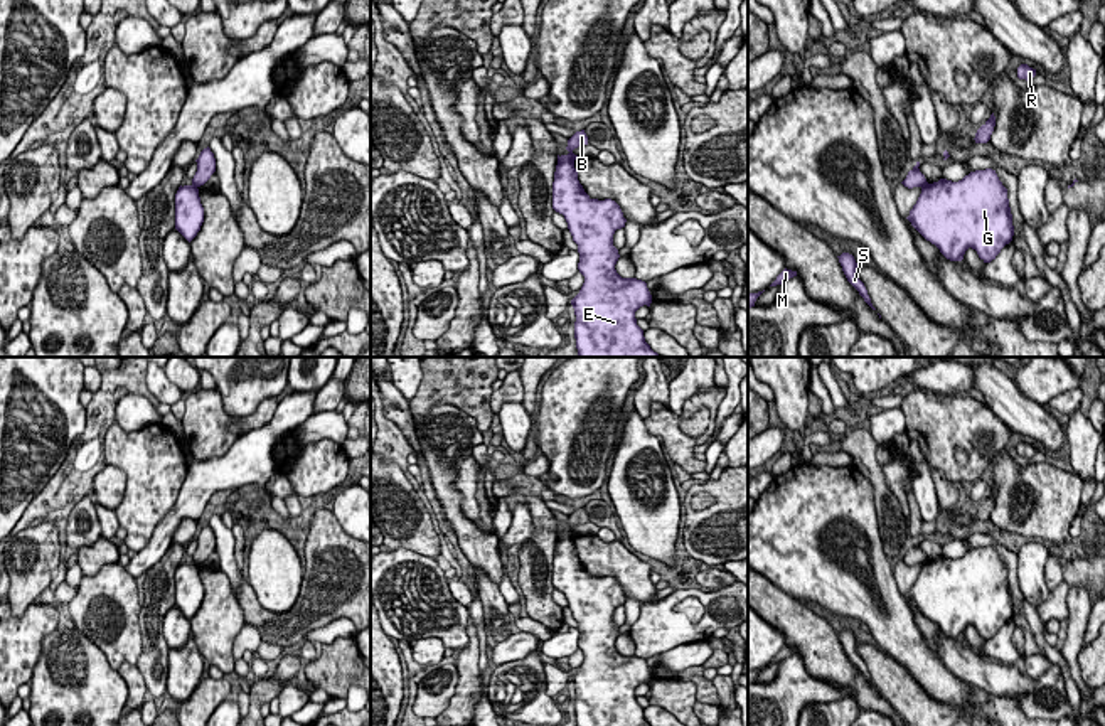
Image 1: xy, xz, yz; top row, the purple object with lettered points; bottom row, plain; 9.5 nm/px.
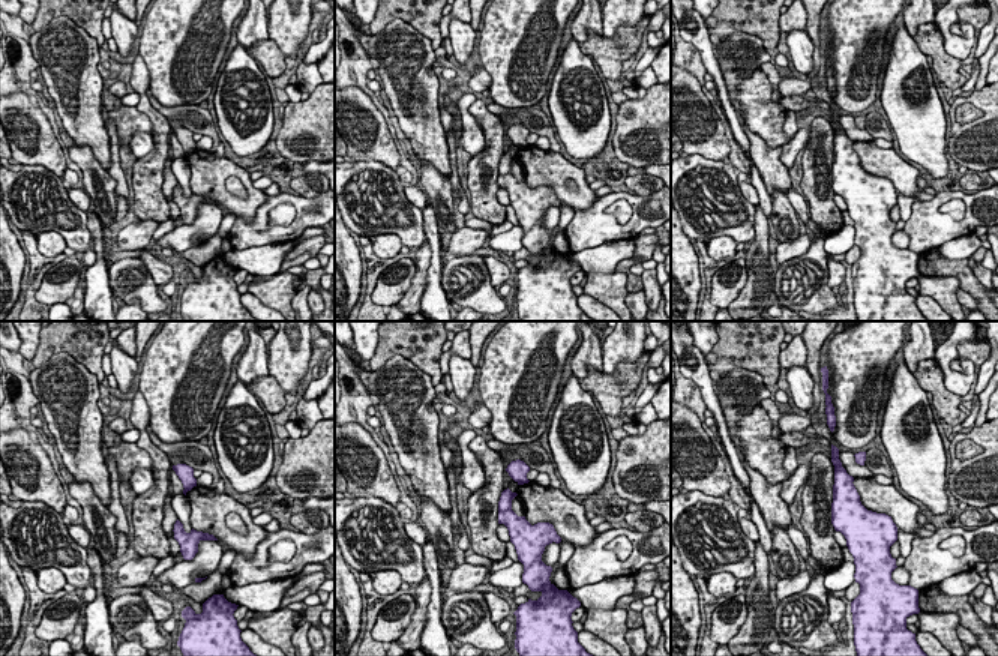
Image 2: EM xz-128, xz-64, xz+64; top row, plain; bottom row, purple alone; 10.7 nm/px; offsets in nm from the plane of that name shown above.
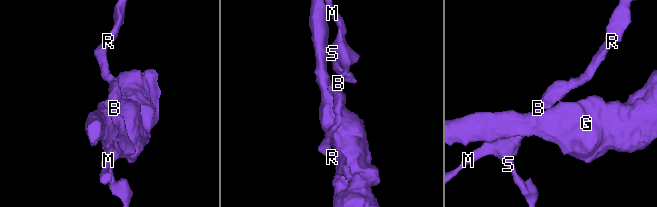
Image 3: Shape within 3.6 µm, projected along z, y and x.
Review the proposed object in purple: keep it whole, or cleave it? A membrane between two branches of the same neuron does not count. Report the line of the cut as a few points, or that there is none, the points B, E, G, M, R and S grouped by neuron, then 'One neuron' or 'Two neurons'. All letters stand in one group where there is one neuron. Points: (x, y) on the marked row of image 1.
Split along xz (570, 152), (575, 159). Groups: B M R S / E G. Two neurons

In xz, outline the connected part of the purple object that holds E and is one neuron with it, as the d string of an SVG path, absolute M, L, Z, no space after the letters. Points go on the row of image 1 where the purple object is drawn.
M558 155L552 182L552 209L564 216L573 241L578 244L578 270L585 276L579 293L571 300L574 308L574 339L579 357L662 357L645 342L637 325L635 312L652 303L647 283L637 278L622 278L615 264L620 258L613 246L613 234L625 227L627 219L620 206L611 200L591 199L578 180L574 155Z

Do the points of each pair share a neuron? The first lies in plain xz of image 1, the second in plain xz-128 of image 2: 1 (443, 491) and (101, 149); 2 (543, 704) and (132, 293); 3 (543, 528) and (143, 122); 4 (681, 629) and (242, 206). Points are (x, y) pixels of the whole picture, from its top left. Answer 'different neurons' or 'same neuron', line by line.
1: same neuron
2: same neuron
3: different neurons
4: different neurons

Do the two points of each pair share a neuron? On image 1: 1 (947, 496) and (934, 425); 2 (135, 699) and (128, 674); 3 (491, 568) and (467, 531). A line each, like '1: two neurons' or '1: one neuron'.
1: two neurons
2: one neuron
3: one neuron

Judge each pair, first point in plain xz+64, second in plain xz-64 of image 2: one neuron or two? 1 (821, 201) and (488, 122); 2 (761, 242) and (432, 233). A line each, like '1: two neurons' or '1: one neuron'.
1: one neuron
2: two neurons

